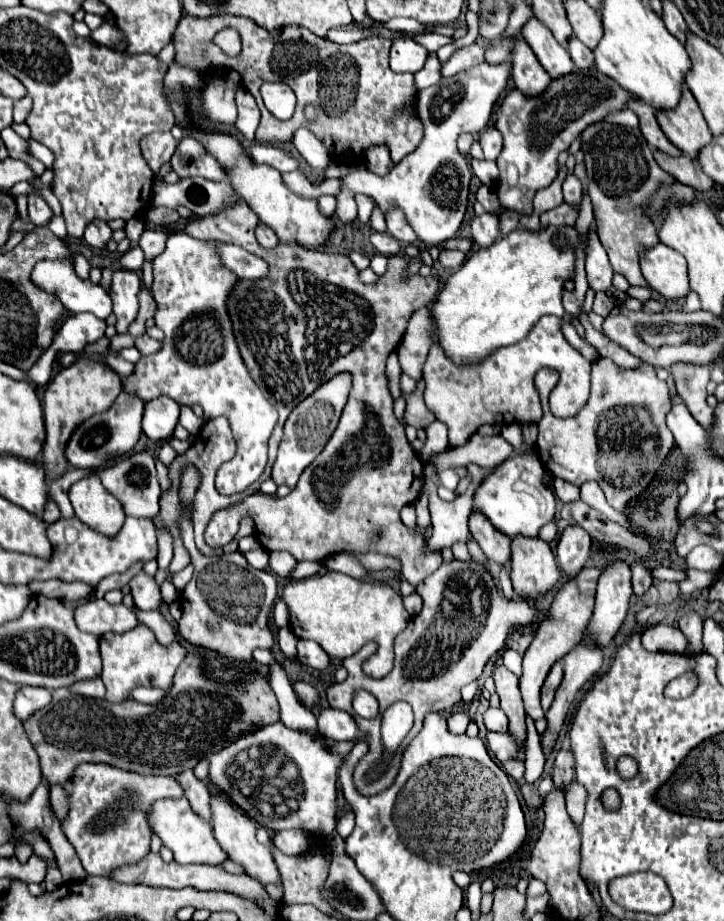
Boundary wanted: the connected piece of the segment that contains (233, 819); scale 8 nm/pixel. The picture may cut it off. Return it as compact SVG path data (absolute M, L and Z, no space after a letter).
M216 792L212 796L212 812L214 812L214 838L218 840L220 848L228 854L228 858L234 860L236 864L240 864L244 868L244 874L258 880L262 886L280 884L282 878L280 878L280 872L276 868L270 848L256 840L254 820L250 820L246 814L242 814L240 808L234 808L234 804L230 804L226 800L226 796L222 796L220 792Z

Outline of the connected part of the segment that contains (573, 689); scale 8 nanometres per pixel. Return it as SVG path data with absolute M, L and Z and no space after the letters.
M580 642L574 652L564 656L564 678L562 684L556 690L556 698L546 712L546 732L540 738L542 752L548 758L548 754L554 750L554 744L558 740L558 734L564 726L564 718L568 714L568 708L576 696L576 692L582 688L586 680L590 680L602 666L602 652L596 646L588 646Z

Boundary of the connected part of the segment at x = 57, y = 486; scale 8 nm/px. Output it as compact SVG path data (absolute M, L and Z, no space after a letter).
M70 468L62 478L54 480L50 484L50 496L52 500L58 504L60 508L61 517L72 518L74 517L74 510L68 497L68 490L74 482L86 478L86 476L92 476L92 474L98 474L98 470L76 470L76 468Z

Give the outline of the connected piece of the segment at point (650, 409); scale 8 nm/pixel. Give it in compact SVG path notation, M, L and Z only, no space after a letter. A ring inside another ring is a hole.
M596 358L592 362L590 398L588 398L586 406L576 416L570 416L570 418L556 418L554 414L550 414L548 396L556 384L558 384L556 370L542 368L536 374L536 388L540 392L540 400L542 400L542 408L544 408L544 416L538 422L538 442L536 442L542 462L546 464L548 472L552 476L564 478L564 480L572 478L570 482L576 486L580 486L588 480L596 480L600 484L600 488L604 490L608 504L616 510L624 510L630 500L638 498L638 494L642 494L648 488L648 484L656 476L656 470L662 466L662 462L674 448L674 436L666 426L666 414L672 408L666 382L658 380L656 370L650 368L648 364L644 364L638 370L626 370L626 368L616 366L608 358Z

